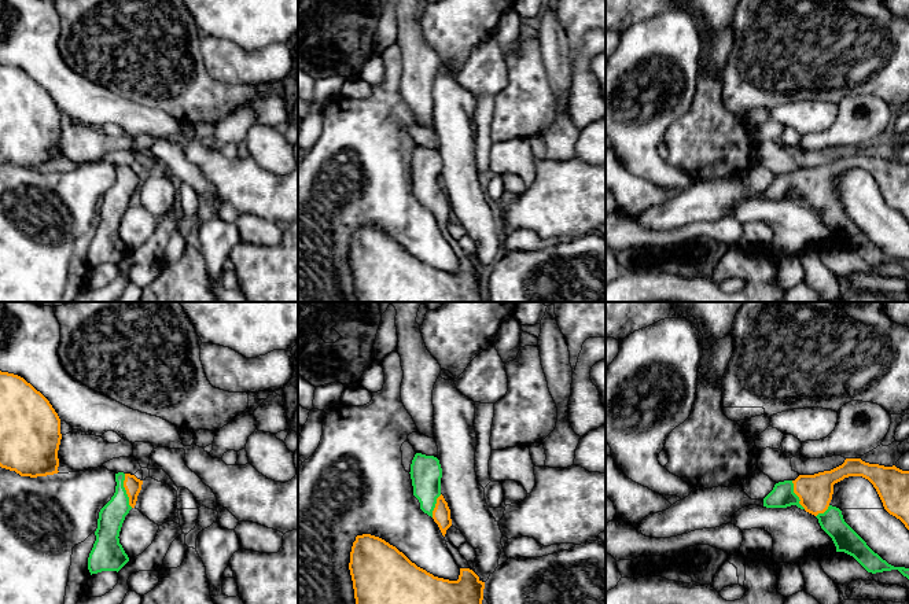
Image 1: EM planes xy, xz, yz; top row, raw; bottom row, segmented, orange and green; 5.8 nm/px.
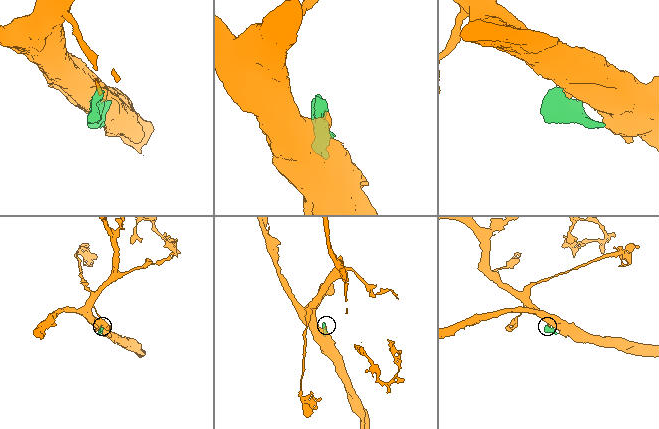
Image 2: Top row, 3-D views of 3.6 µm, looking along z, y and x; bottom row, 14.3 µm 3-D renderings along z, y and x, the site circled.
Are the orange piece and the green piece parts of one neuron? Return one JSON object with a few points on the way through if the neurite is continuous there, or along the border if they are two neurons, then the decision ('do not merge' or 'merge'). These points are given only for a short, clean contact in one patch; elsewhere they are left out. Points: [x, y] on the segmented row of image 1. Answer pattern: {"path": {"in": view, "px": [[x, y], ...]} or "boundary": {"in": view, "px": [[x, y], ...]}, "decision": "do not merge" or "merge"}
{"path": {"in": "xy", "px": [[132, 485], [125, 489], [125, 497], [111, 516]]}, "decision": "merge"}

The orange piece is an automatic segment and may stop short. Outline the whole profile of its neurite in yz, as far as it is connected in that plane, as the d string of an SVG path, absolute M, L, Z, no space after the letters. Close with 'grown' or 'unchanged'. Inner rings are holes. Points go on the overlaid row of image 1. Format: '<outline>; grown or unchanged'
M846 458L831 471L799 475L795 480L774 485L763 498L766 508L796 505L814 515L821 528L832 538L836 552L853 556L868 572L898 570L909 579L909 568L894 567L875 553L866 542L844 522L842 511L829 502L833 485L849 476L862 476L876 489L884 509L899 519L909 530L909 471L869 464L861 458Z; grown

